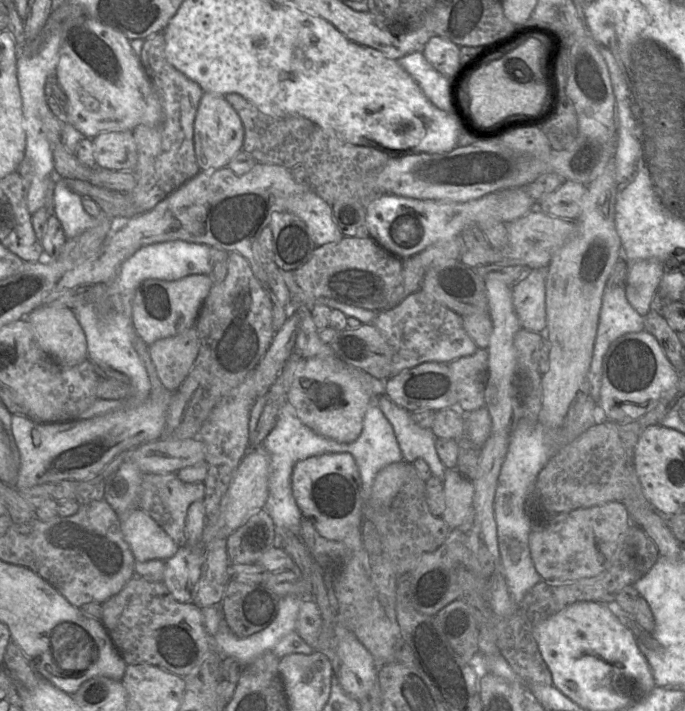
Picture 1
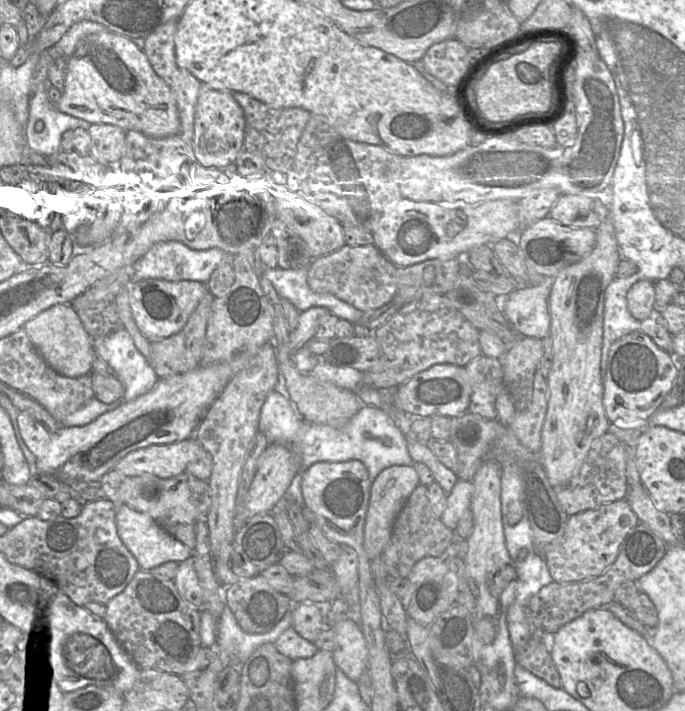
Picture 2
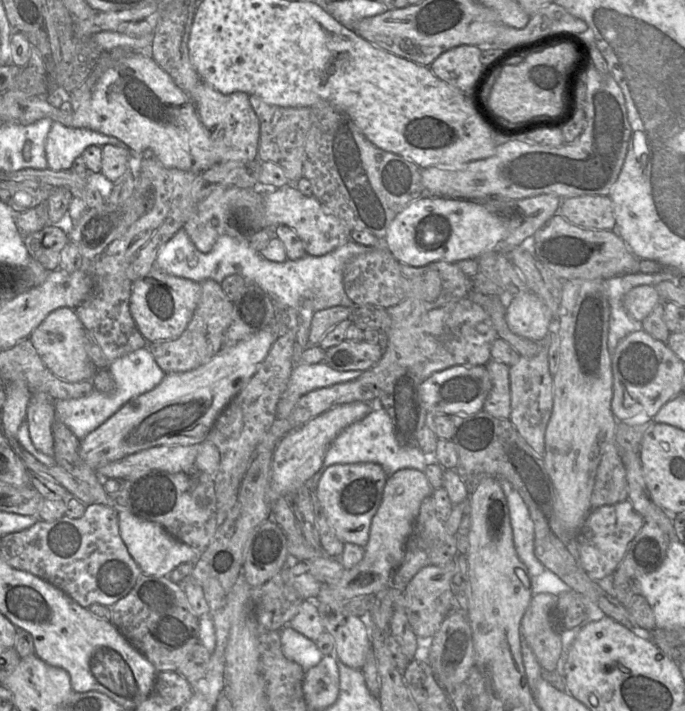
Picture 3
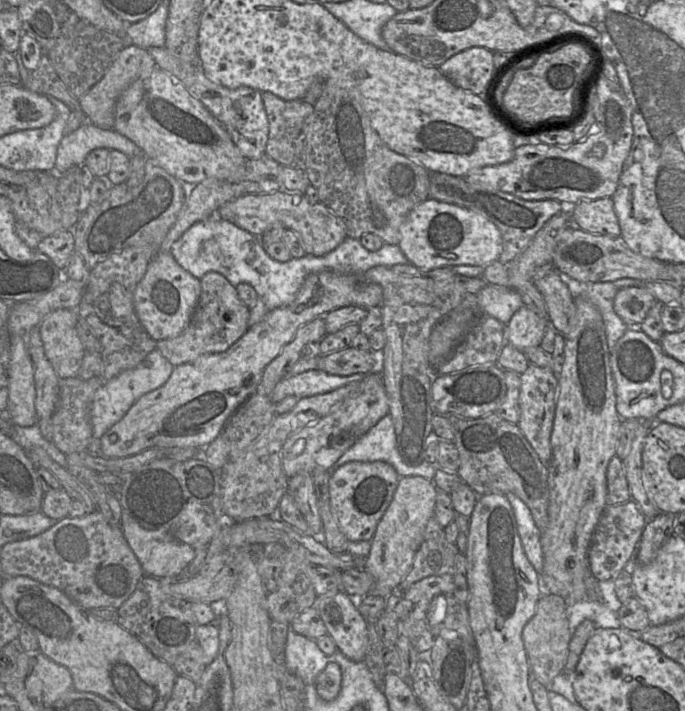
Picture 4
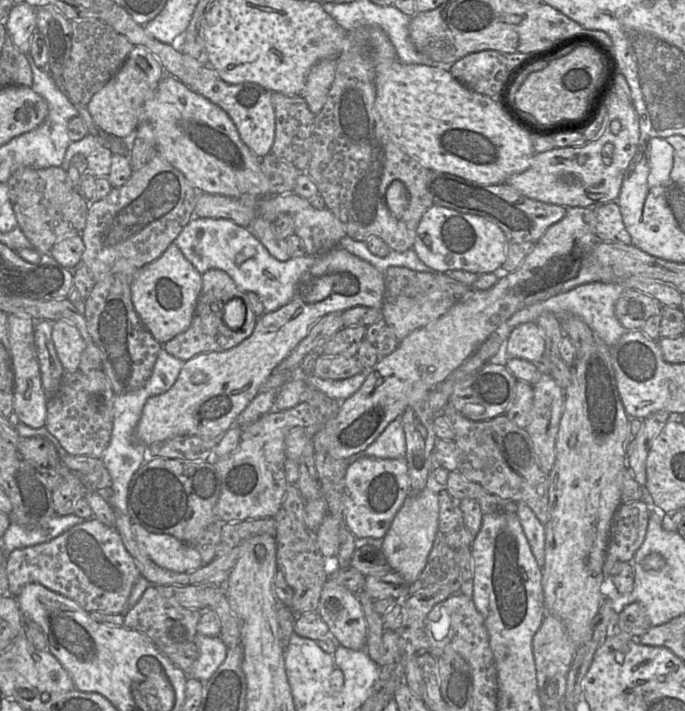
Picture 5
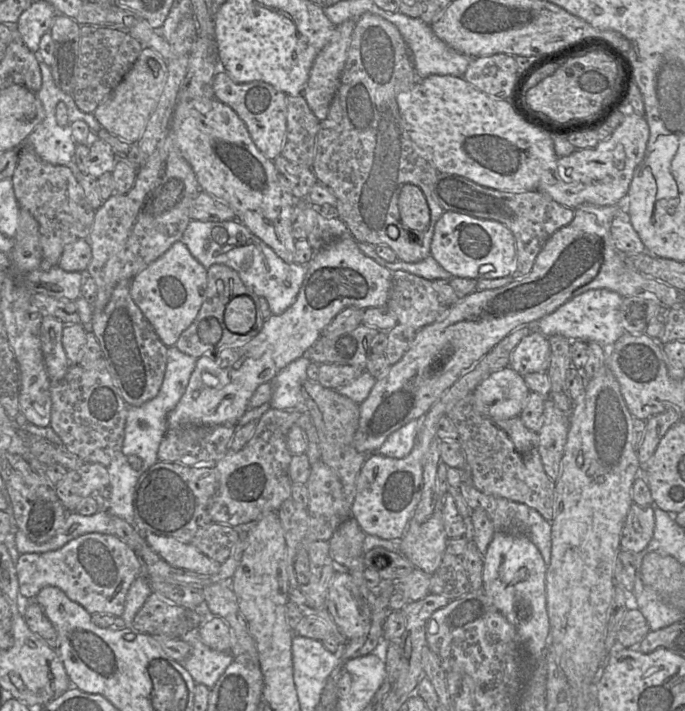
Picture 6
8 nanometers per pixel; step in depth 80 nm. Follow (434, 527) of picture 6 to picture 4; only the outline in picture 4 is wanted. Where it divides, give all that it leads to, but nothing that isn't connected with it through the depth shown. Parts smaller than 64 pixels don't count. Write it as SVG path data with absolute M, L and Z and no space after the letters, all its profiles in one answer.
M421 476L401 477L393 499L380 519L363 570L374 579L371 596L387 597L410 572L414 556L423 542L427 522L435 516L436 487Z

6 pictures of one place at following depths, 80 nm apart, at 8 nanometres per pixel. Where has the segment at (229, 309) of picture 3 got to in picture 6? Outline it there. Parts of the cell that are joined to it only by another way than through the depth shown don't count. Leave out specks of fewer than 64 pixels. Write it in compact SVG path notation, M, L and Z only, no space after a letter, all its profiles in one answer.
M214 264L208 268L207 287L203 303L195 320L181 333L175 347L181 352L198 359L201 356L216 353L224 347L246 343L255 337L262 329L266 320L261 317L259 312L256 313L254 326L246 334L233 333L225 325L225 308L227 304L237 296L248 296L252 299L259 297L242 282L239 274L232 268L223 264Z

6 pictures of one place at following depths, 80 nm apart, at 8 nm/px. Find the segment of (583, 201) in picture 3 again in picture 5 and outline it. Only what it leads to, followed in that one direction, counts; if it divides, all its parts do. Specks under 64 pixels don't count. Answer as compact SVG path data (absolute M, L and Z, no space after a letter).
M617 201L595 206L596 234L602 241L632 244Z

